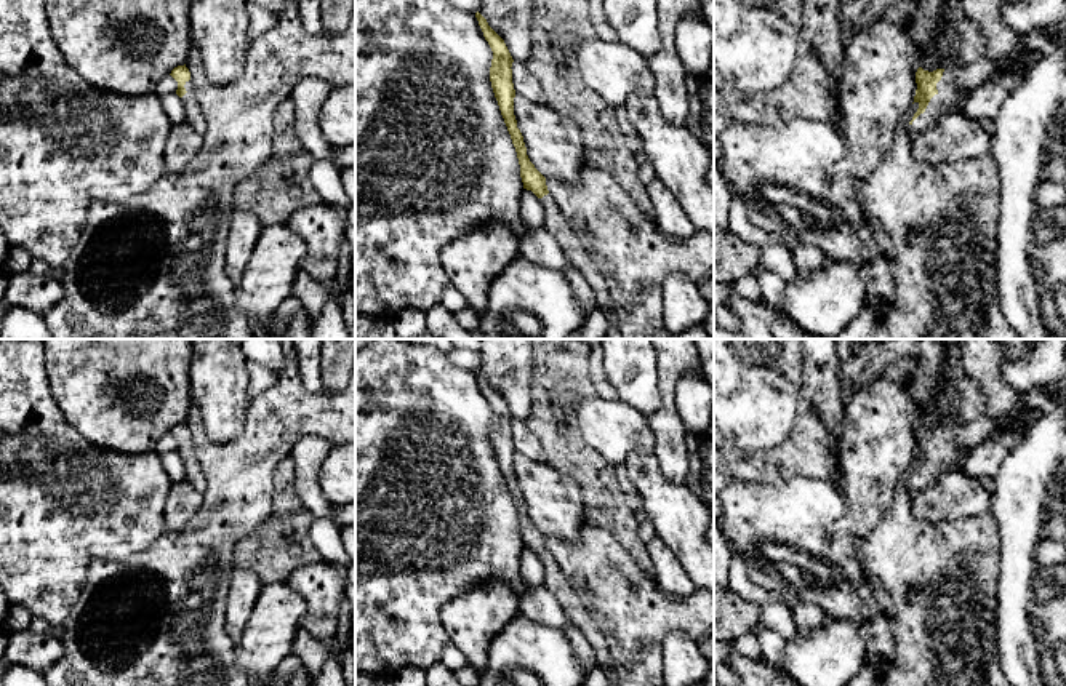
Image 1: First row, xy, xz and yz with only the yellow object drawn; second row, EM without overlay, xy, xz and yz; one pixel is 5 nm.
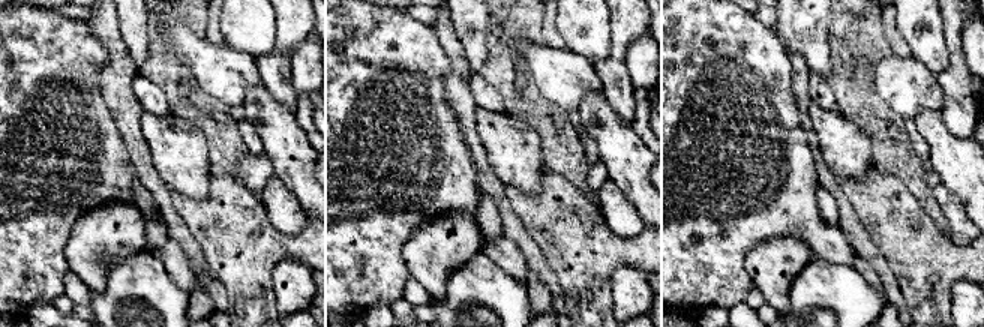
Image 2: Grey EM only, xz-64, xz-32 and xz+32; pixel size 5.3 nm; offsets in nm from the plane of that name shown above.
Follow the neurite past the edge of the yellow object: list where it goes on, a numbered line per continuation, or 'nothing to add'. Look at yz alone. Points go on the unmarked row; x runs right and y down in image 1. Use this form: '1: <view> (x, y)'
1: yz (951, 454)

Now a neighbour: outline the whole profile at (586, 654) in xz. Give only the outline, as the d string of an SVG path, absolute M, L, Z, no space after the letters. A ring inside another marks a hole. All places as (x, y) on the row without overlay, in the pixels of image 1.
M573 625L573 627L567 628L565 635L570 640L571 648L576 652L581 665L587 672L591 672L595 667L599 667L594 648L591 646L587 638L584 636L584 633L578 627Z

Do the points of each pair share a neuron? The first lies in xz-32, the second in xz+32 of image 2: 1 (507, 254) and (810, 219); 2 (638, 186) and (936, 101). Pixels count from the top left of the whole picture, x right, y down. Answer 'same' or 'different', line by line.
1: same
2: different

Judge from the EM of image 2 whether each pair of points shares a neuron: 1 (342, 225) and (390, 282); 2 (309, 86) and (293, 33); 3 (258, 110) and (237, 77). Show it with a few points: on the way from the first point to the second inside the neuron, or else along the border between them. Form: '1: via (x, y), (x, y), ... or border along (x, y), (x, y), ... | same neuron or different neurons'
1: via (353, 239), (356, 248), (377, 269) | same neuron
2: border along (309, 35), (296, 48), (291, 59), (291, 81) | different neurons
3: border along (263, 84), (249, 87), (242, 102) | different neurons

